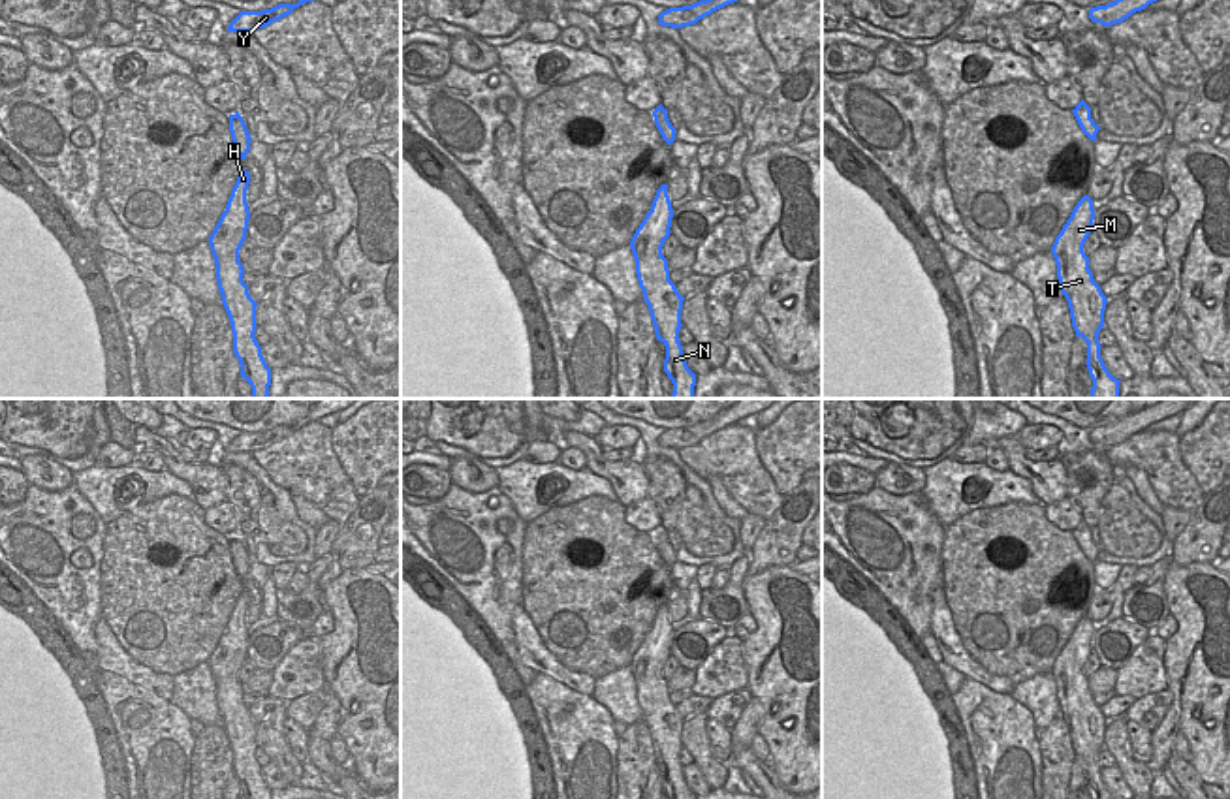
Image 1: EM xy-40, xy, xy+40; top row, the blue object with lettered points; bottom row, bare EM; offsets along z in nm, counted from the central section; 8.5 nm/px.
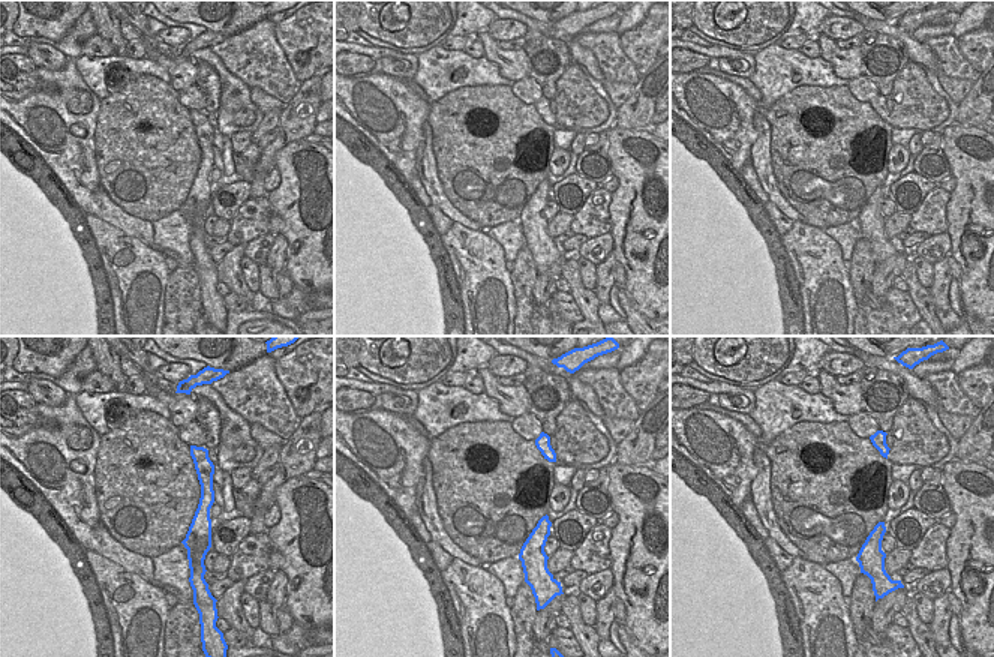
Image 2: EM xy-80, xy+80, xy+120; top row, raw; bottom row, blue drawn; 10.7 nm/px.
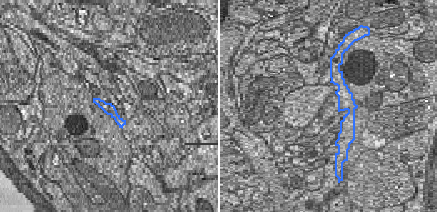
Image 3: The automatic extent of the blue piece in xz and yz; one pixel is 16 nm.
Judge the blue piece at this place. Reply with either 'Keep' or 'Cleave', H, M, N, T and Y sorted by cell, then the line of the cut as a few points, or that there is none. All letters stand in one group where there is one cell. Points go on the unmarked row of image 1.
Keep. Groups: H M N T Y. No split

